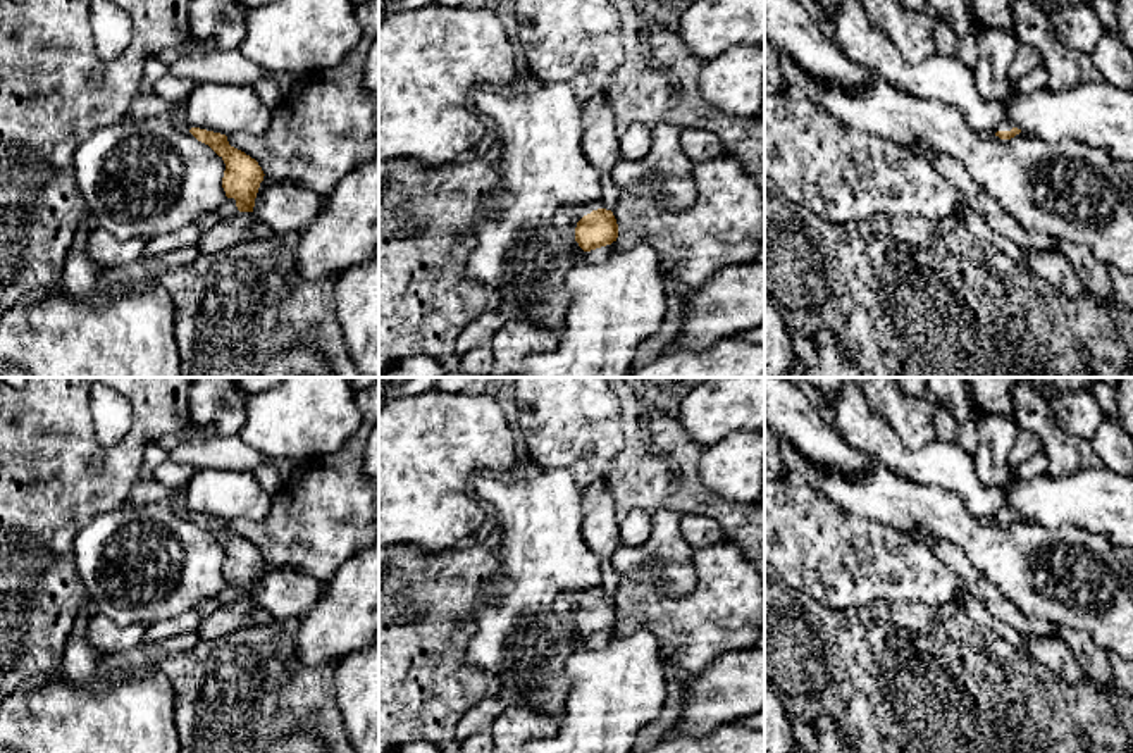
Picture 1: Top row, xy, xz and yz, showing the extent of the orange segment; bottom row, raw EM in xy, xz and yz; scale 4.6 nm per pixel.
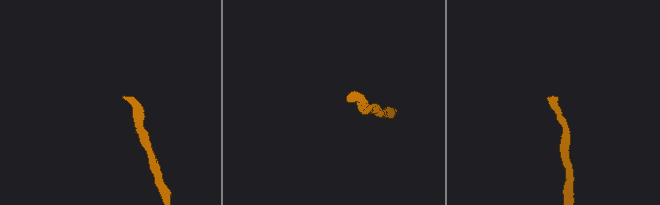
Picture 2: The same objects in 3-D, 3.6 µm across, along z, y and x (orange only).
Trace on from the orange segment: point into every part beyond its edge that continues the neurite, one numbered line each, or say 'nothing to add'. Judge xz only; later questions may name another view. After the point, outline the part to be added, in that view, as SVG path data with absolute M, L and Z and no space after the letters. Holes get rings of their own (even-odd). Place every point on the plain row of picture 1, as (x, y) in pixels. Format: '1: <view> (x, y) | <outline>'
1: xz (565, 607) | M561 596L556 601L556 613L565 624L575 624L575 613L577 613L579 603L568 596Z

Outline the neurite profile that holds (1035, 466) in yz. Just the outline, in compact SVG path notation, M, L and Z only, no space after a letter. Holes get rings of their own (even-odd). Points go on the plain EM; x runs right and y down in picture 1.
M1043 451L1035 453L1031 458L1012 469L1012 476L1019 479L1033 479L1045 472L1047 472L1047 457Z

